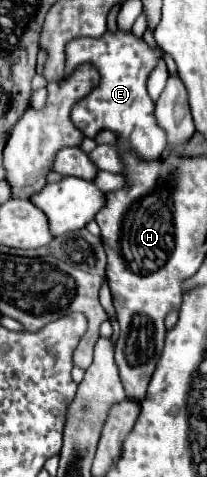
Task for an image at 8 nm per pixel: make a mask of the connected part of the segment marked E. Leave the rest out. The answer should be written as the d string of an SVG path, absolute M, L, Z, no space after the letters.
M117 29L115 33L107 31L99 39L77 37L67 43L63 79L69 79L73 71L85 63L95 65L99 73L99 83L93 87L93 91L73 105L71 123L89 139L95 139L97 133L103 129L123 129L123 143L119 143L117 147L101 147L99 151L93 151L89 155L89 159L99 165L101 171L121 171L121 161L117 153L127 147L131 147L139 155L145 155L147 159L157 159L163 153L167 131L155 121L155 103L147 93L147 79L157 63L163 61L163 55L165 53L161 49L149 47L145 39L135 37L133 31L123 29Z

